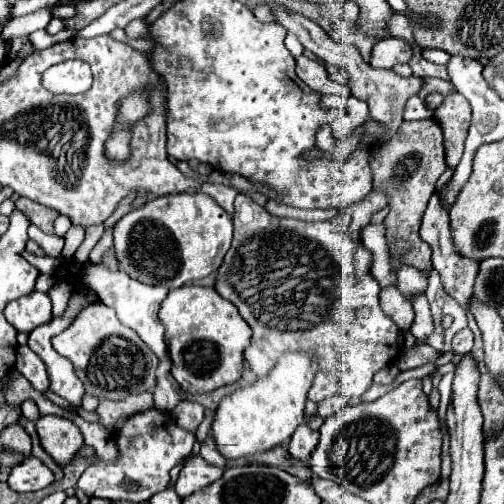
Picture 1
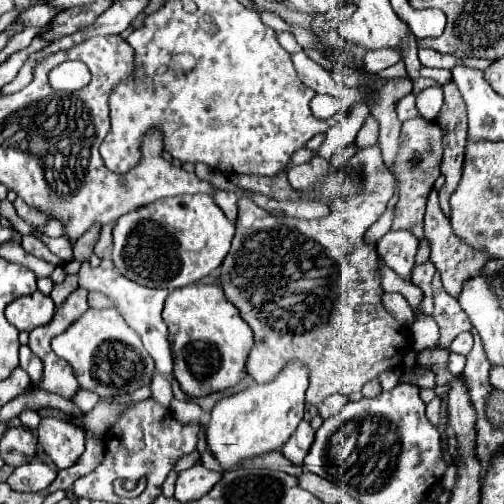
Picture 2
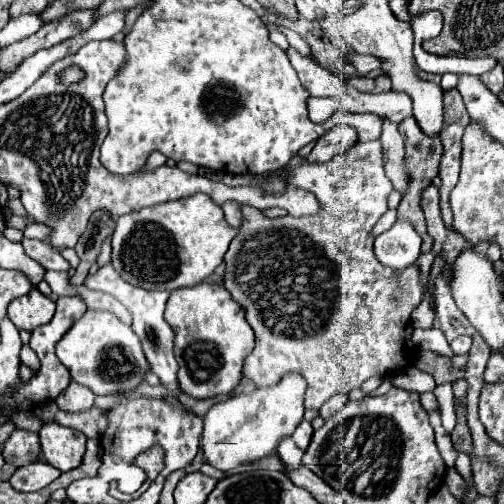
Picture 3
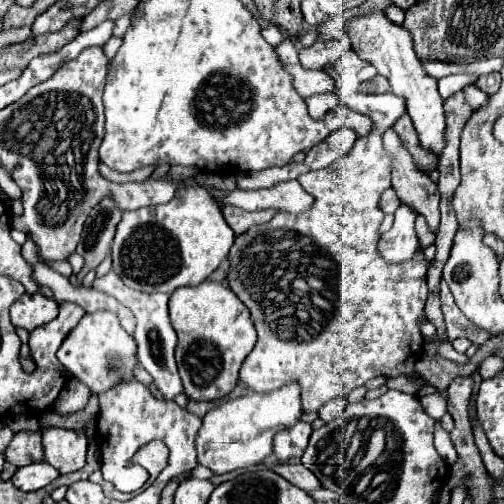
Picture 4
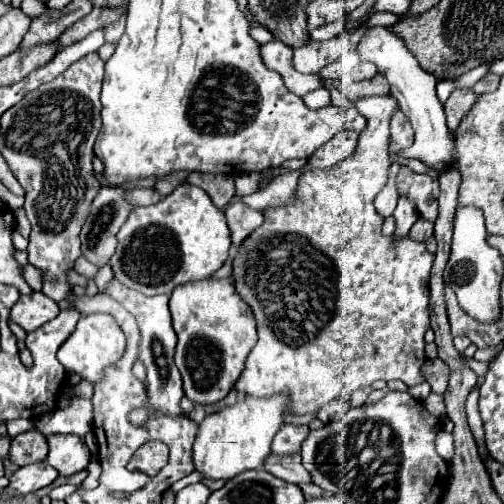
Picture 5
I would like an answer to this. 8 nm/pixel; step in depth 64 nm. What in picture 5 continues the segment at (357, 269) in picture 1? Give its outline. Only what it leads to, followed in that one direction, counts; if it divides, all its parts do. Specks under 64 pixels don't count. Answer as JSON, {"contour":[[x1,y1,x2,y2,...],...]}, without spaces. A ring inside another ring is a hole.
{"contour":[[368,96,368,98,358,98,352,102,354,108,368,120,368,128,360,134,356,150,342,162,338,162,332,168,326,170,312,170,300,176,298,180,298,202,284,206,284,208,268,208,264,210,264,224,258,226,238,248,234,256,234,272,232,272,232,282,236,292,242,296,242,300,252,308,254,318,256,318,256,328,258,328,258,344,252,348,252,352,246,358,246,368,240,374,236,382,236,390,250,394,250,396,272,396,278,392,290,394,292,396,292,412,294,414,306,414,306,412,318,412,324,404,330,400,348,400,350,394,362,386,372,384,374,380,402,380,408,386,416,386,424,382,424,376,420,374,420,366,424,362,424,332,430,326,430,316,428,316,428,278,430,278,430,268,434,256,426,252,424,244,414,242,414,240,400,240,400,244,390,248,390,238,382,236,382,222,384,218,376,212,374,208,374,198,376,194,386,186,388,182,388,170,390,170,390,152,388,152,388,128,392,116,398,112,398,104,394,96]]}

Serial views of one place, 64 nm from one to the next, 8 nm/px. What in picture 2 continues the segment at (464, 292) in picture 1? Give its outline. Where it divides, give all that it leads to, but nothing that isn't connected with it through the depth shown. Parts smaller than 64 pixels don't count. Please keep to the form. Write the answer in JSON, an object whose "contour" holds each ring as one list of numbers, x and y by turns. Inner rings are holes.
{"contour":[[432,190,428,196,428,206,426,206,426,216,424,216,424,238,430,242,432,254,430,260,436,266,436,270,442,274,442,284,446,288,446,292,450,296,460,296,460,284,464,284,464,280,468,280,468,276,472,276,472,272,480,272,480,268,486,264,486,260,490,260,490,256,486,256,484,252,476,252,472,248,468,248,458,236,454,236,452,228,450,228,450,220,448,216,444,216,440,204,438,204,438,192]]}

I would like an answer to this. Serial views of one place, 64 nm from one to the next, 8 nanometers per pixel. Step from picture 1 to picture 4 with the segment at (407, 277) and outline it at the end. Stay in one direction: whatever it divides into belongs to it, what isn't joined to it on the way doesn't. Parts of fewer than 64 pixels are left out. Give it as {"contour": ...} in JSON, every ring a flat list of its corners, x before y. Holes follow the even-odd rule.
{"contour":[[400,206,394,212,394,226,380,236,378,252,390,264,402,264,420,250,420,242,414,230,414,218,416,212,410,206]]}

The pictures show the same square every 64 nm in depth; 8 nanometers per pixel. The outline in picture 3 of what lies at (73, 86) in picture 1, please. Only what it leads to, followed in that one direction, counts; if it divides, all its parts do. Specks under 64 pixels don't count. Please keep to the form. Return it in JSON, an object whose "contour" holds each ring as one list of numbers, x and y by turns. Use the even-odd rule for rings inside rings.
{"contour":[[68,66,66,70,60,72,60,82,62,84,76,84,82,78,84,78,84,72,80,68,76,68,76,66]]}

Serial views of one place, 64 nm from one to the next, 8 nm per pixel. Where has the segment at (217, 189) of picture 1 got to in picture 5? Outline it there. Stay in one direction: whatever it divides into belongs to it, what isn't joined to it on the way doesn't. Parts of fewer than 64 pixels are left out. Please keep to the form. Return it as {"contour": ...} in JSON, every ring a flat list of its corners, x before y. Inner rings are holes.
{"contour":[[232,202,228,204,228,208,224,210,230,232,232,232,232,242,234,246,240,246,240,240,244,240,254,228,258,228,264,222,264,214,252,208,246,208,240,202]]}

